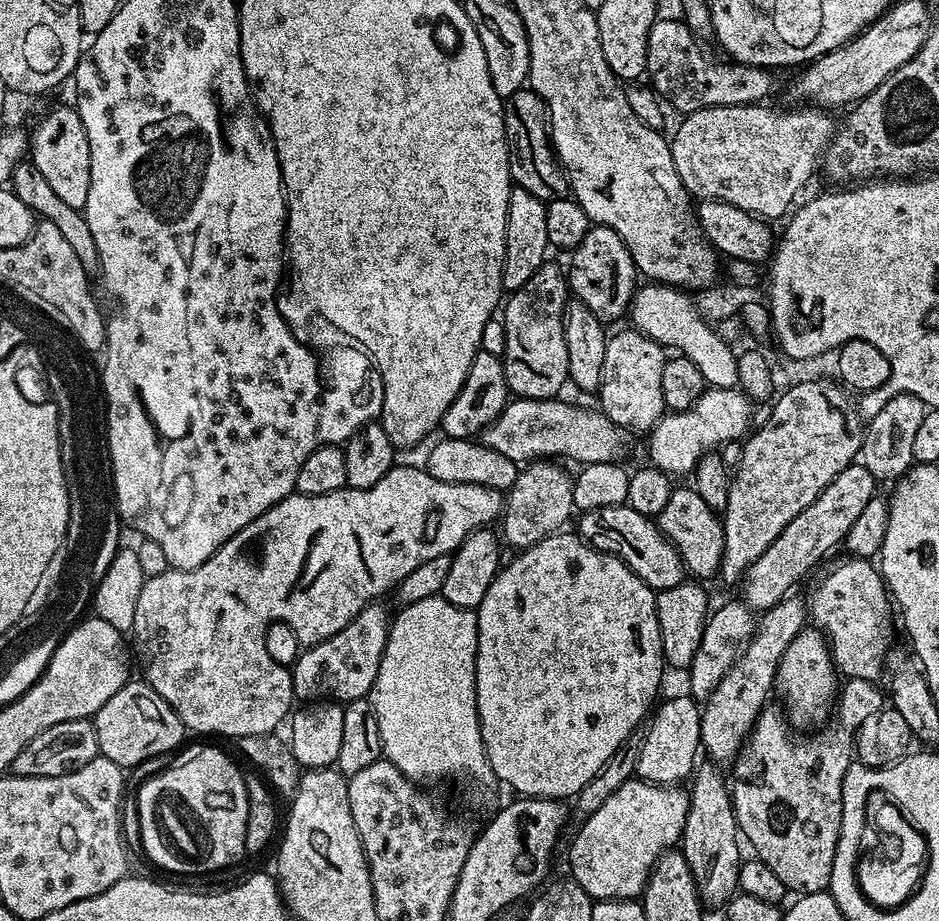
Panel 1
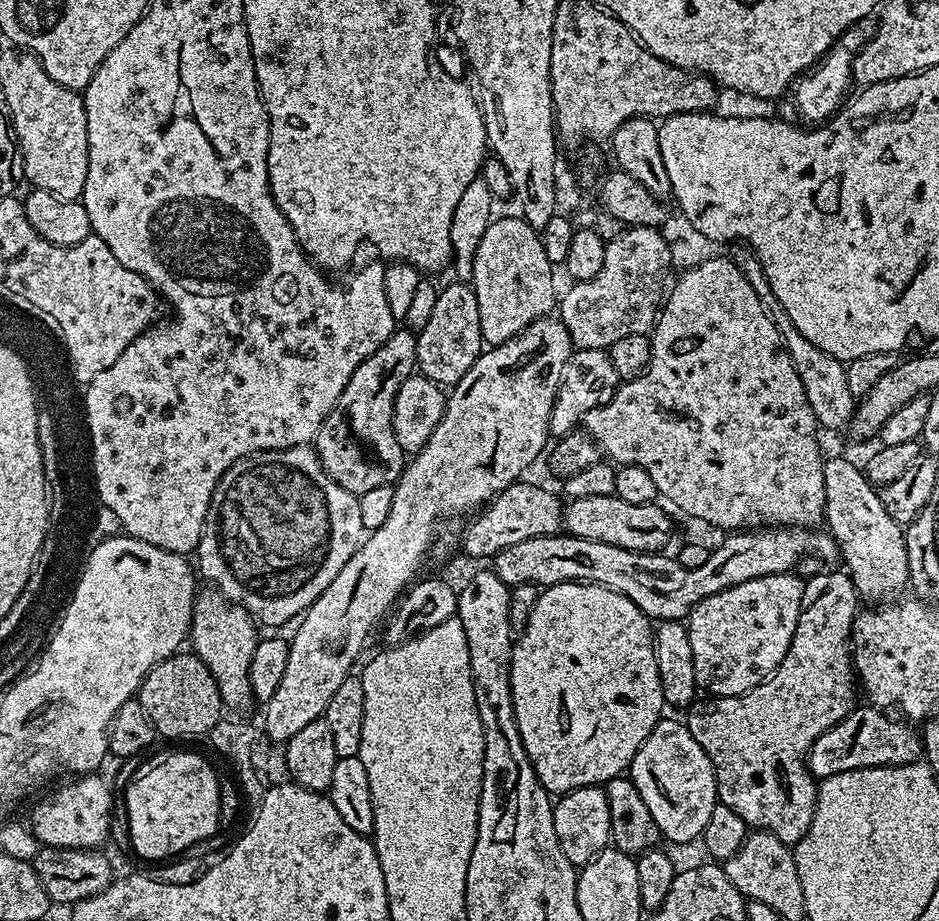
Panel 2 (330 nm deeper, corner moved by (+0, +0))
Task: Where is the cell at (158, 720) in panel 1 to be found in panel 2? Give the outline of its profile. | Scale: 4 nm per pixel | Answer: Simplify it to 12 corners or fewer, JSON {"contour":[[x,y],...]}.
{"contour":[[188,650],[138,699],[157,737],[196,740],[222,719],[214,675]]}

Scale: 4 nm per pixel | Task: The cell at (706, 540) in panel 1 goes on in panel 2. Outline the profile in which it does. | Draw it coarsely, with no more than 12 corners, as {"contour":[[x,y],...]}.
{"contour":[[569,499],[567,535],[663,553],[672,520],[656,502]]}

